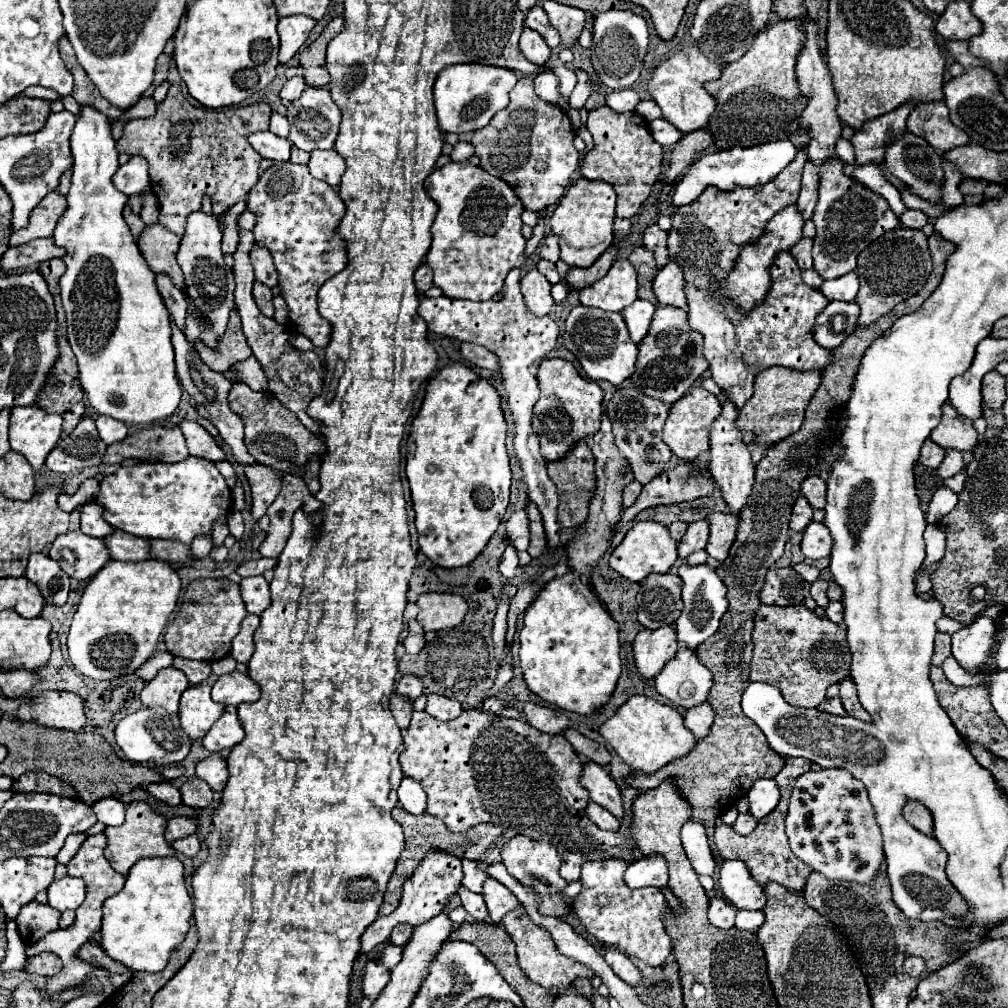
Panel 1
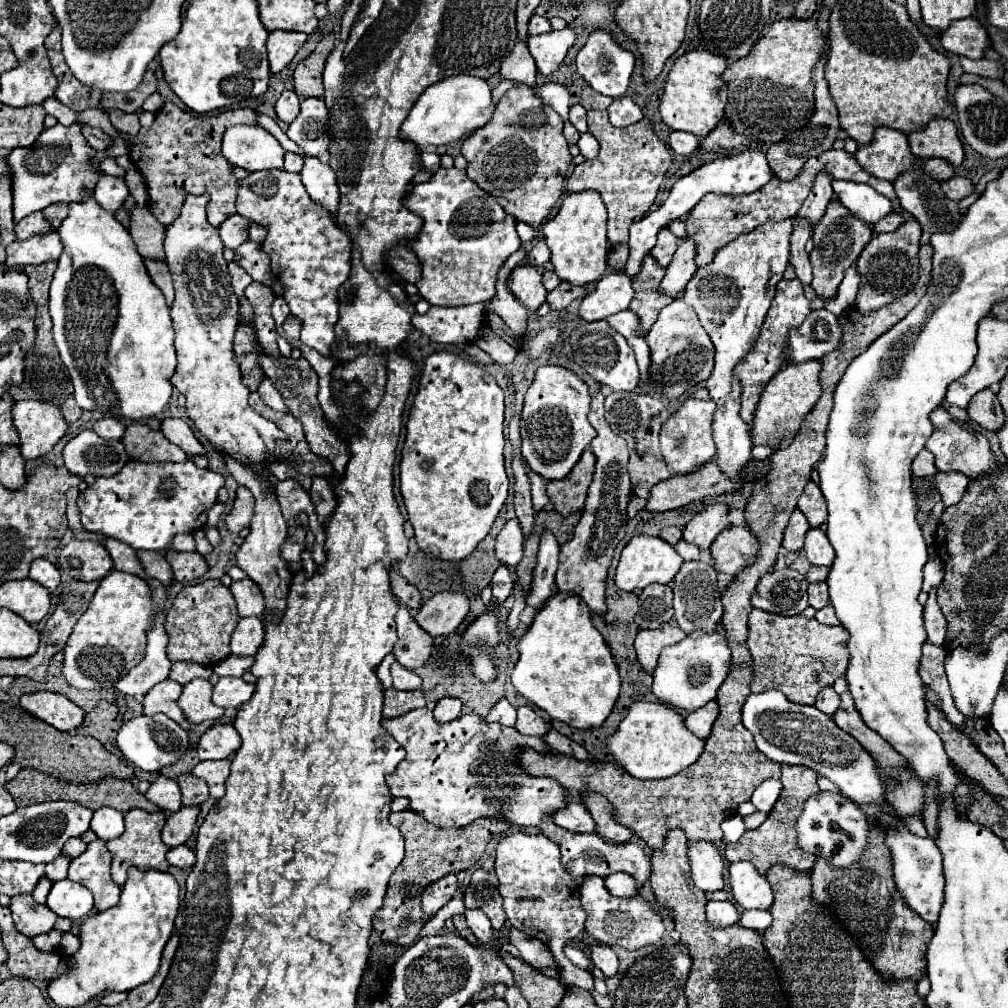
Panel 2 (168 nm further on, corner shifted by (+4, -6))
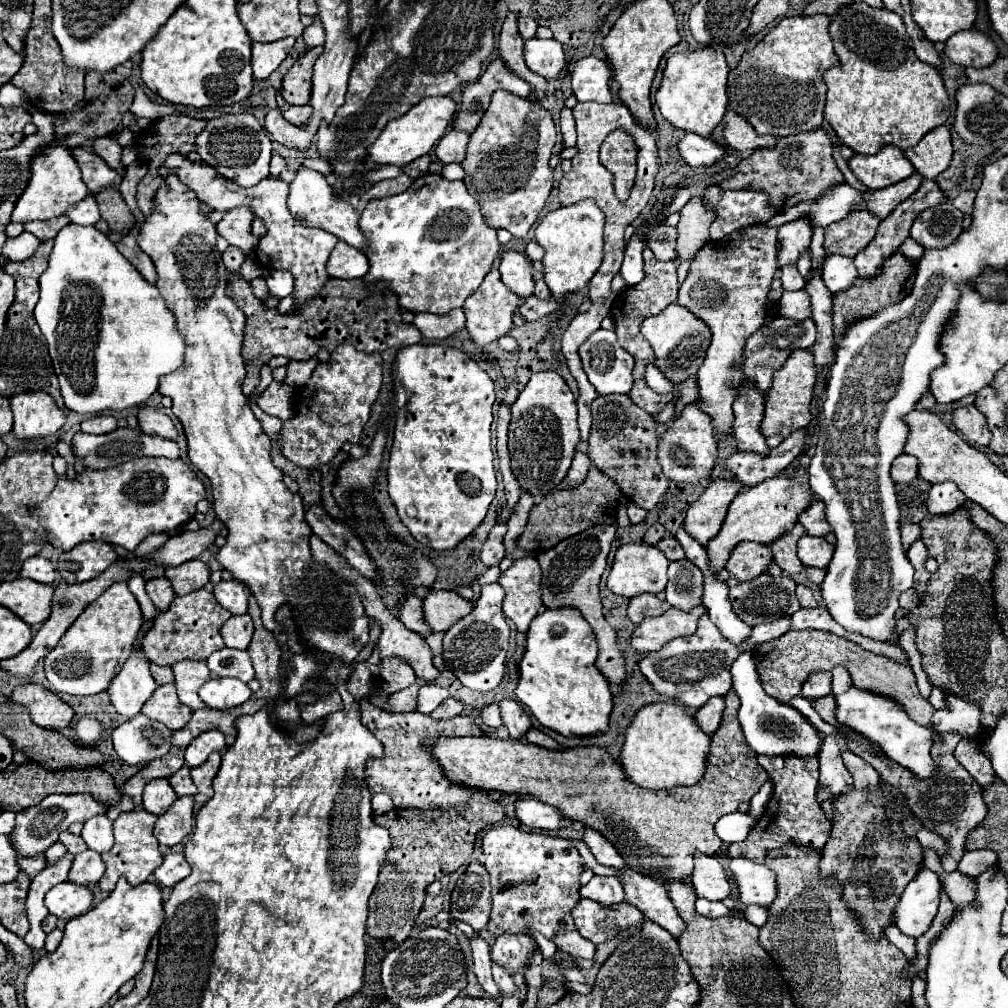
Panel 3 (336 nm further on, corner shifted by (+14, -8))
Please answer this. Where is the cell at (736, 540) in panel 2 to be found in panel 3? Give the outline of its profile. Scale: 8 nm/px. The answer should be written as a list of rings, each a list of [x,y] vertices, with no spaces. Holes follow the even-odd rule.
[[[740,542],[738,548],[730,552],[724,570],[736,580],[752,580],[754,576],[760,576],[770,562],[772,562],[770,546],[760,542]]]

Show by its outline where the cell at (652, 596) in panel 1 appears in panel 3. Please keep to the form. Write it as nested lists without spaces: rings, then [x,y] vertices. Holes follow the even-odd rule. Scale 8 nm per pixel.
[[[640,594],[630,598],[628,618],[634,624],[640,624],[648,616],[662,616],[664,612],[666,612],[666,604],[656,594]]]

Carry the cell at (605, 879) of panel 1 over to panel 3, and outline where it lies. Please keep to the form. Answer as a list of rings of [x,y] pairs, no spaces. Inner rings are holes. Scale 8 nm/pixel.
[[[580,898],[572,910],[572,916],[576,930],[594,944],[614,940],[622,930],[630,926],[640,928],[644,924],[644,914],[626,902],[602,906],[594,900]]]

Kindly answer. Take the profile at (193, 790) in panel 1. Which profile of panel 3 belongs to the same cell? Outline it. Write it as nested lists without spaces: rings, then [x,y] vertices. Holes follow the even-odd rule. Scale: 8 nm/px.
[[[182,766],[178,772],[174,772],[168,782],[172,784],[174,792],[178,794],[178,798],[182,796],[196,796],[198,794],[198,788],[194,786],[192,778],[190,778],[190,768],[188,766]]]

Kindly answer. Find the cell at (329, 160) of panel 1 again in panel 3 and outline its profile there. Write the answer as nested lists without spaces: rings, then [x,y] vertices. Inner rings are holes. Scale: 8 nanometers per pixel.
[[[300,168],[296,172],[296,178],[290,184],[290,196],[288,196],[288,210],[296,220],[300,220],[304,226],[316,226],[322,228],[336,238],[352,244],[360,252],[366,252],[366,236],[358,228],[358,212],[350,206],[348,200],[336,200],[330,184],[326,182],[324,174],[308,168]]]

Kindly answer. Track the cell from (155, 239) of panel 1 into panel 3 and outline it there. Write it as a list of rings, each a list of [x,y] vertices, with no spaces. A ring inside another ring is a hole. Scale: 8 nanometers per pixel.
[[[102,190],[96,194],[100,214],[110,224],[110,232],[122,234],[134,226],[134,216],[118,190]]]

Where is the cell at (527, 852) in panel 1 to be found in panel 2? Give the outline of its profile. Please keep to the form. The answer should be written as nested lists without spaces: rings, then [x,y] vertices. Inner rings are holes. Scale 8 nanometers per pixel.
[[[512,832],[504,836],[496,844],[496,874],[500,880],[498,890],[504,900],[506,920],[520,932],[526,932],[528,936],[548,944],[556,958],[556,966],[560,966],[558,980],[562,982],[562,988],[578,986],[584,990],[592,990],[592,974],[572,964],[562,950],[584,930],[586,912],[580,904],[580,884],[564,870],[560,862],[560,848],[556,846],[556,842],[552,842],[544,834],[532,836],[524,832]]]

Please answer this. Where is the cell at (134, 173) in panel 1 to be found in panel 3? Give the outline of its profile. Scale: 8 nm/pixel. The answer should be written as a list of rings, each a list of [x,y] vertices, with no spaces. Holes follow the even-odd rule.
[[[88,194],[82,202],[74,204],[66,216],[70,218],[70,222],[74,224],[80,224],[80,226],[90,226],[90,224],[96,224],[100,220],[100,210],[98,210],[98,200]]]

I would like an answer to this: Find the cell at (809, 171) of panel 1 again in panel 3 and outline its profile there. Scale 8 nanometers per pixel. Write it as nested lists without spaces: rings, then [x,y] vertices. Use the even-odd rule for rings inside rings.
[[[796,264],[782,266],[782,268],[780,268],[780,280],[782,280],[784,290],[802,290],[802,288],[804,288],[804,282],[806,282],[806,280],[800,276]]]

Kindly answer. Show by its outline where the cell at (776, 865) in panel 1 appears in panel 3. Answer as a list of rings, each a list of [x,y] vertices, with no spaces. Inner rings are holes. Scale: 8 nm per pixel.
[[[758,756],[758,764],[762,764],[762,768],[768,772],[768,776],[774,784],[774,794],[784,794],[786,802],[782,798],[774,796],[768,802],[766,812],[762,814],[762,818],[754,826],[754,830],[758,830],[758,834],[754,834],[754,830],[752,830],[750,836],[742,844],[730,844],[726,850],[726,856],[728,858],[746,858],[756,864],[762,864],[766,854],[778,846],[796,844],[796,846],[822,850],[828,836],[830,836],[832,826],[816,800],[818,758],[798,760],[796,756],[774,756],[774,758]]]

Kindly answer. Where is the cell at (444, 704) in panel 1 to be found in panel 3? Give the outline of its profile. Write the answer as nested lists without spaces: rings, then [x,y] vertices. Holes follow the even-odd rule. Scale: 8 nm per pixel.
[[[446,698],[430,716],[432,718],[454,718],[454,716],[460,716],[464,712],[464,704],[460,700],[454,700],[454,698]]]

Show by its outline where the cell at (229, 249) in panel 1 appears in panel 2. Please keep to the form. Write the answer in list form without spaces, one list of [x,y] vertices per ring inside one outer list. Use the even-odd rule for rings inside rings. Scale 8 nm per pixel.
[[[234,214],[226,222],[222,222],[218,230],[220,230],[220,238],[222,238],[224,246],[236,250],[242,242],[246,242],[248,240],[248,228],[250,228],[250,224],[252,224],[250,220],[242,218],[238,214]]]

